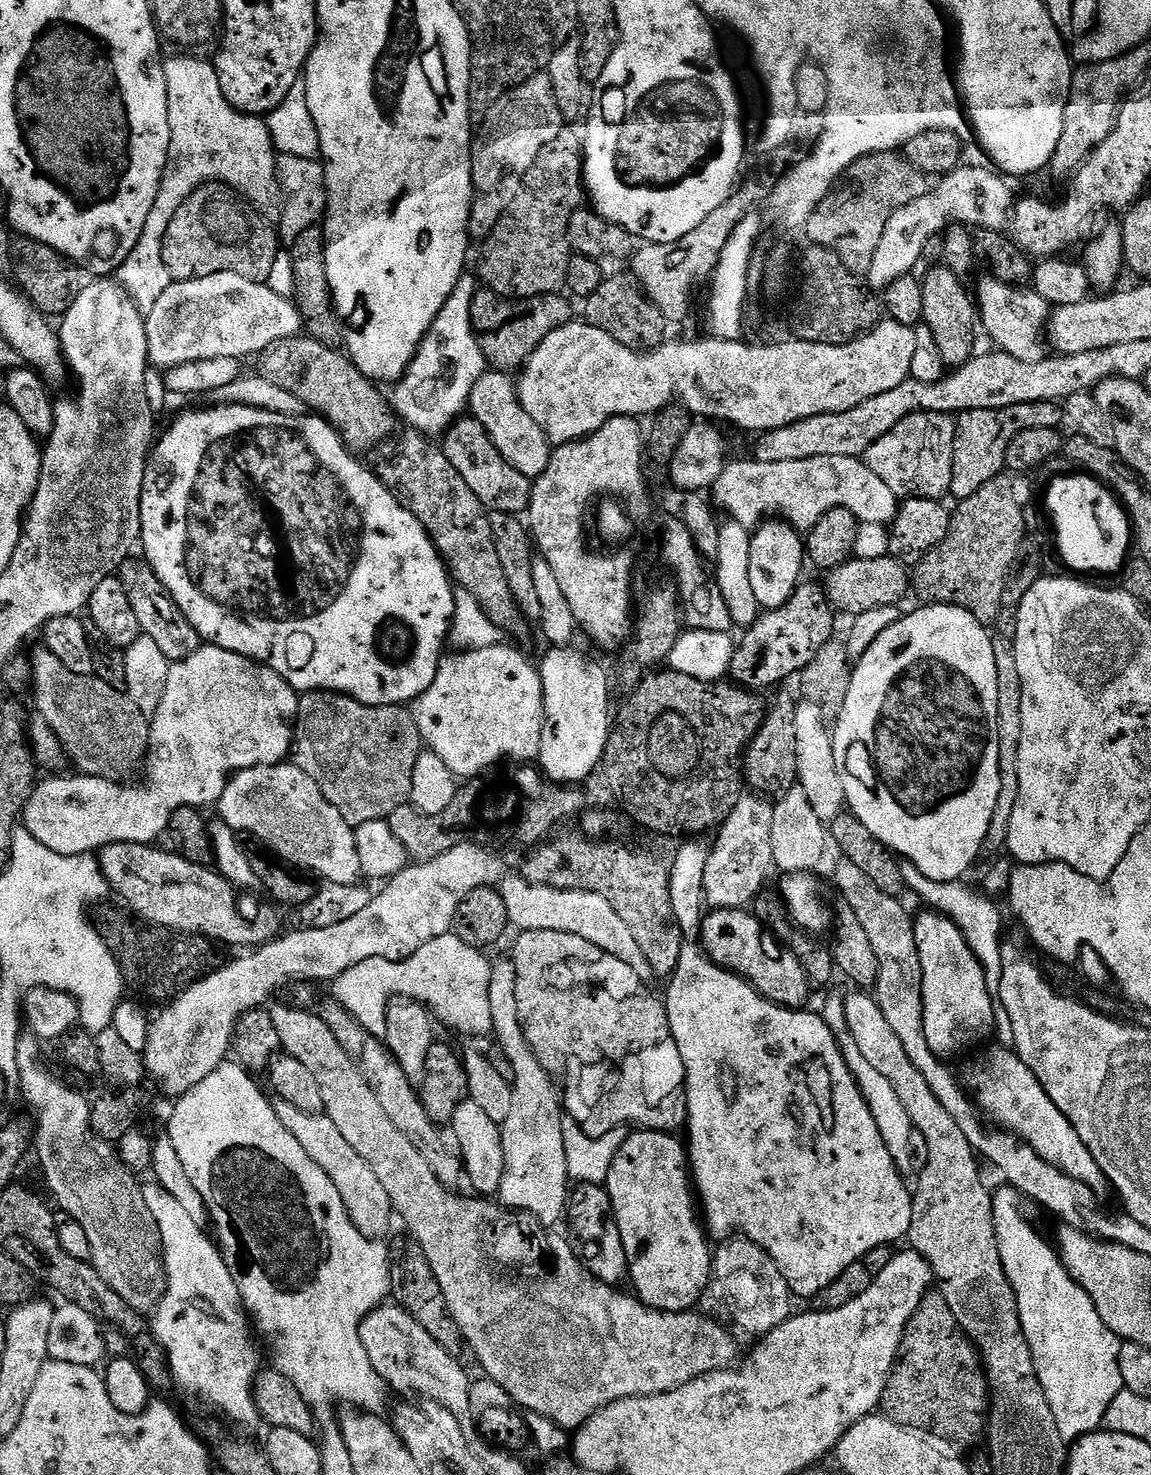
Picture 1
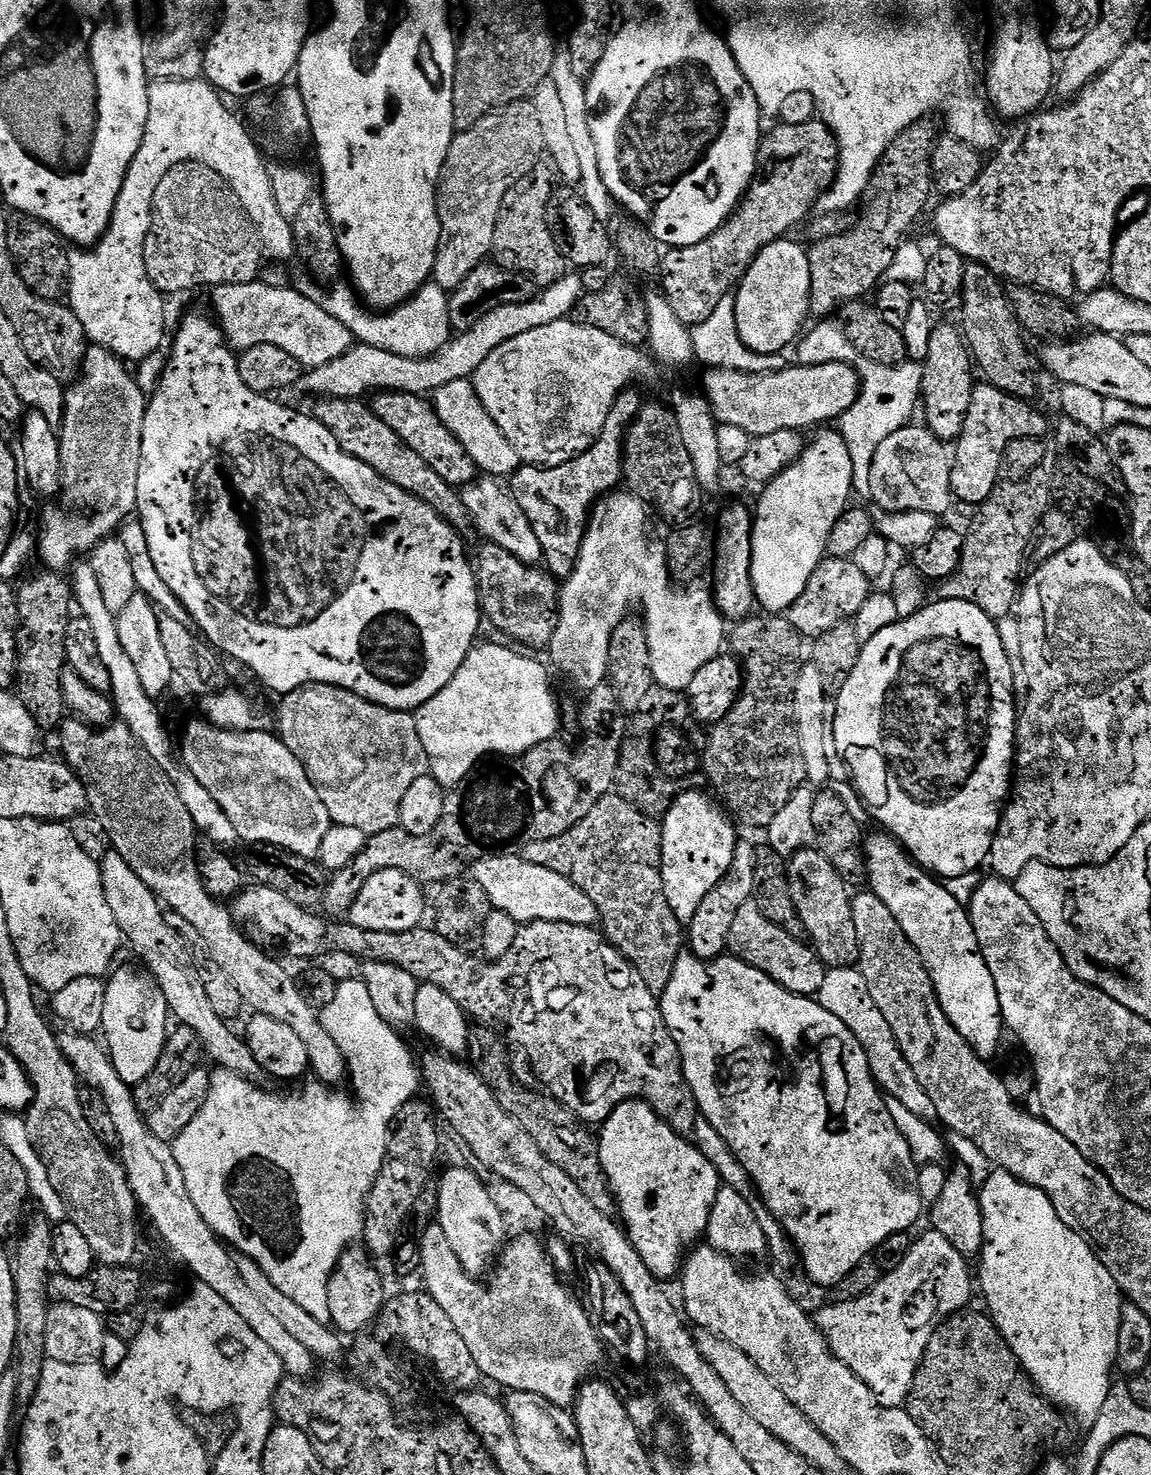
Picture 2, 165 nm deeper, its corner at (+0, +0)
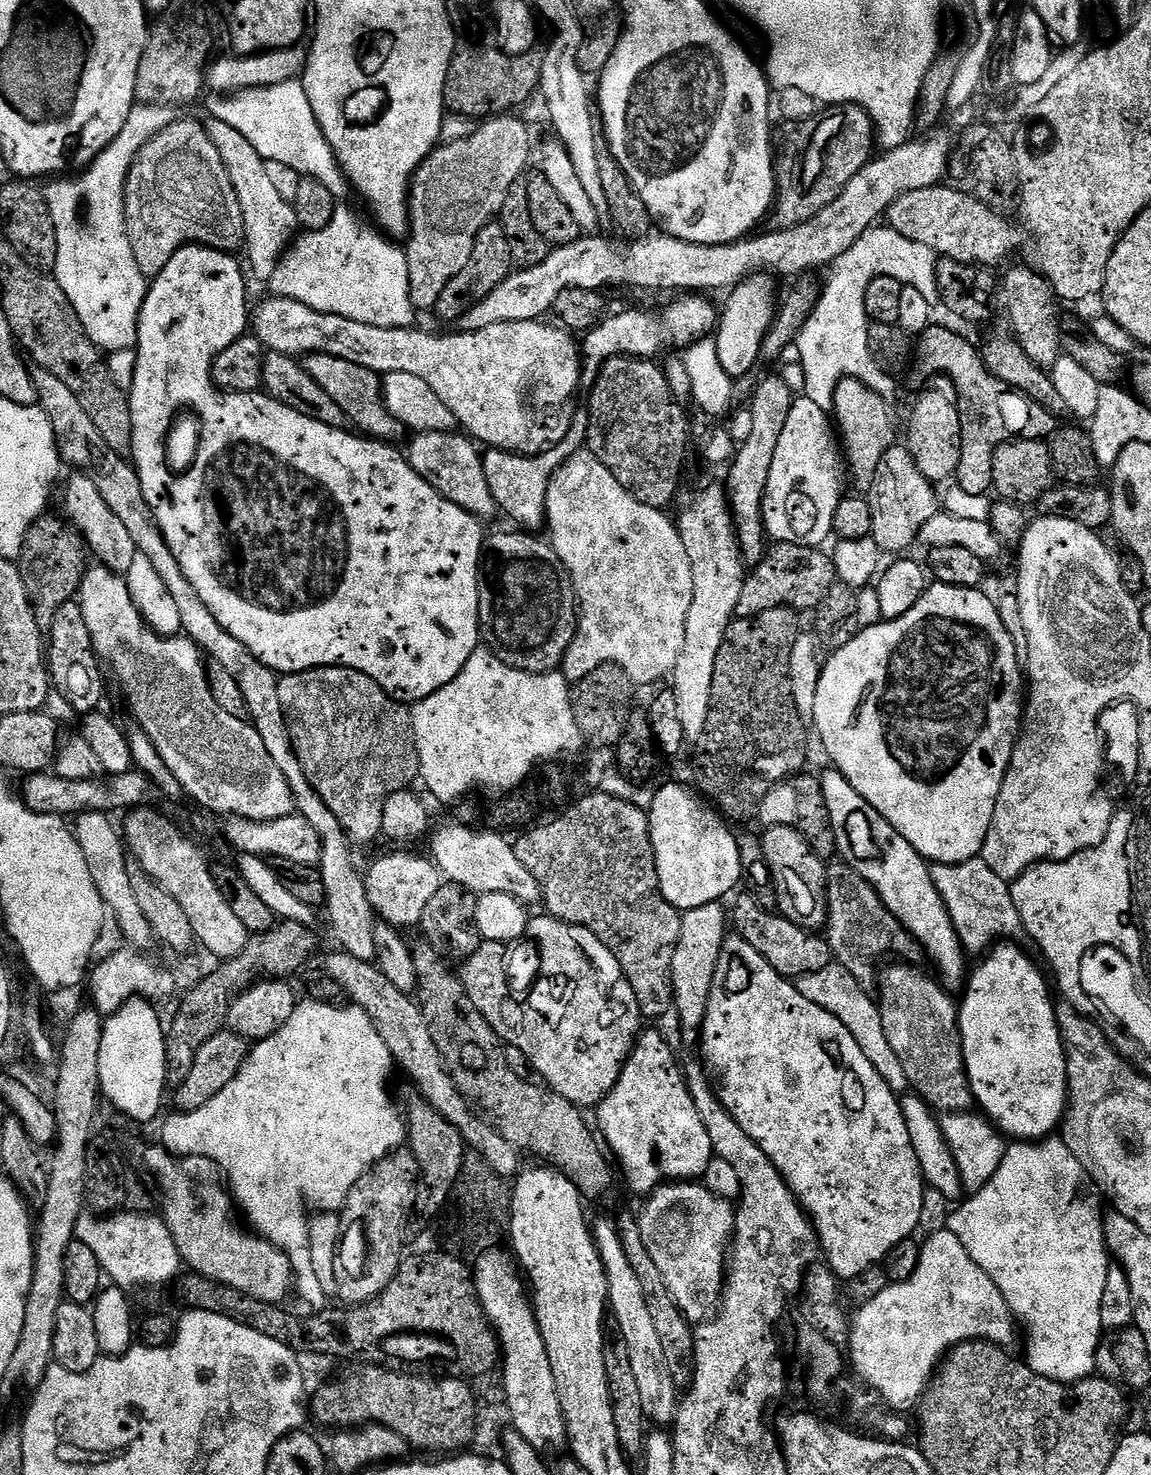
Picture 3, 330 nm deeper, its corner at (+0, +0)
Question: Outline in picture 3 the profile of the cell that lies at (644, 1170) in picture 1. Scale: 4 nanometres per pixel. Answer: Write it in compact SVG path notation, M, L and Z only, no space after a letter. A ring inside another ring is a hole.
M644 1030L636 1037L636 1045L624 1063L618 1082L612 1087L610 1094L600 1101L595 1112L595 1127L603 1143L608 1143L607 1151L616 1155L629 1186L636 1192L651 1194L661 1184L699 1181L714 1157L710 1134L706 1134L706 1126L702 1126L702 1117L694 1106L694 1098L690 1098L681 1061L676 1061L671 1046L664 1041L660 1032Z

